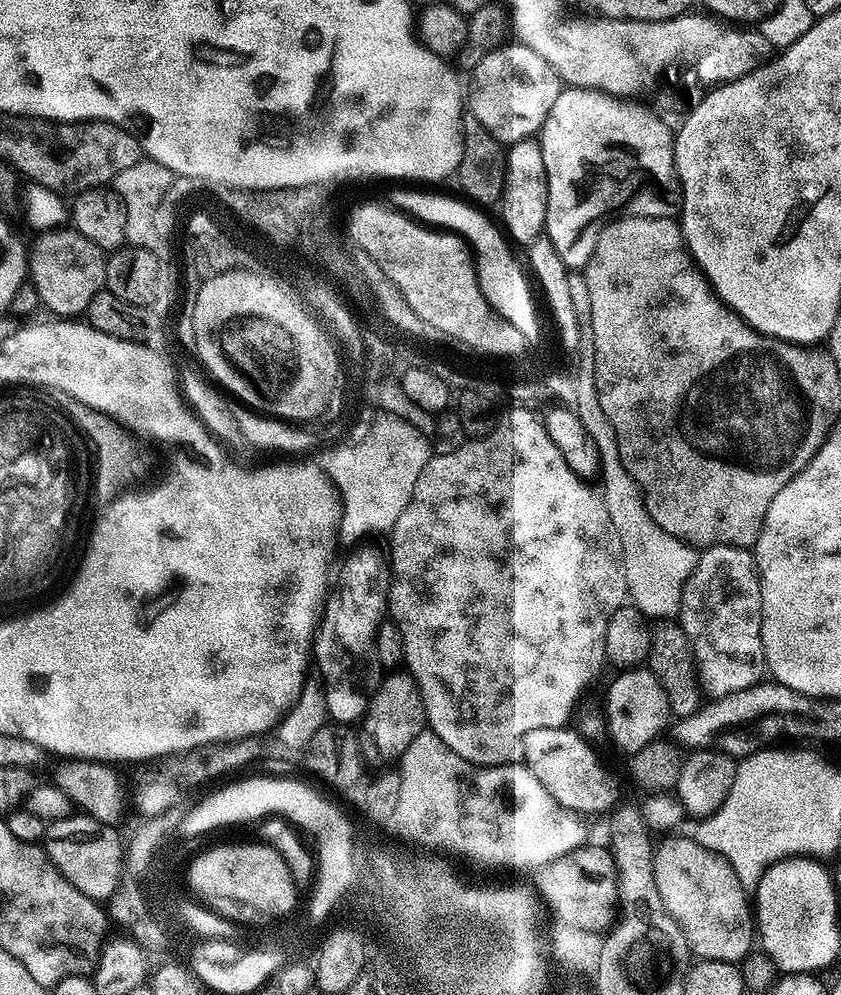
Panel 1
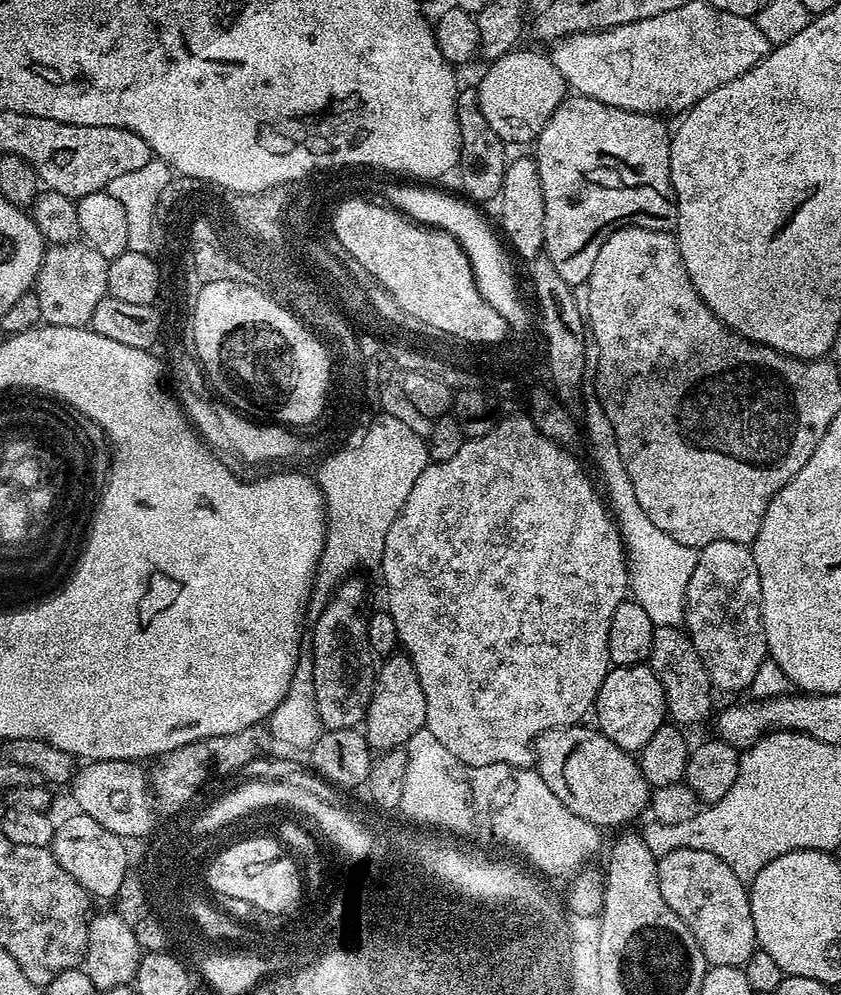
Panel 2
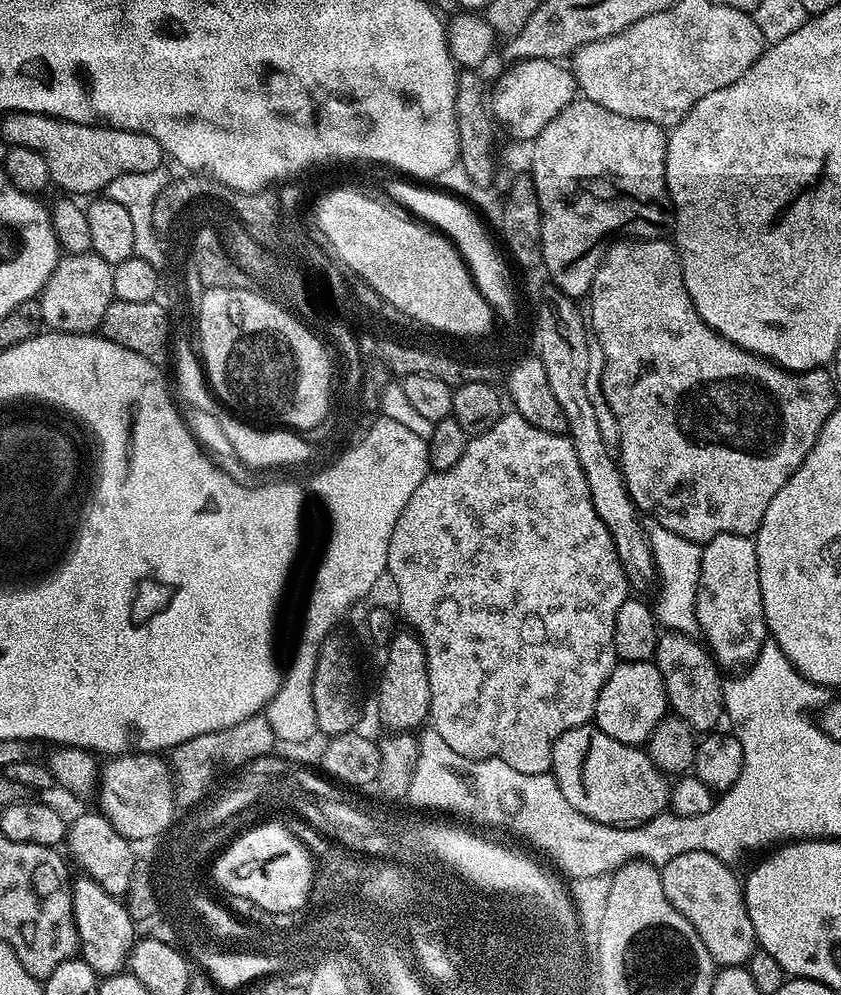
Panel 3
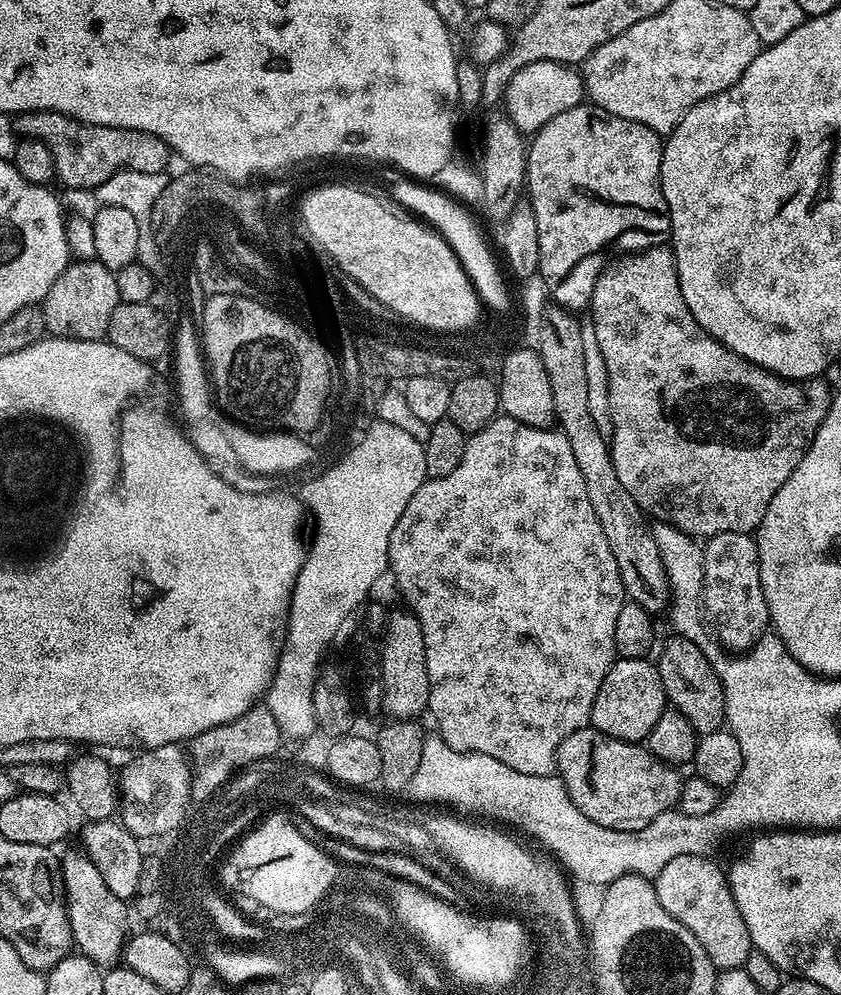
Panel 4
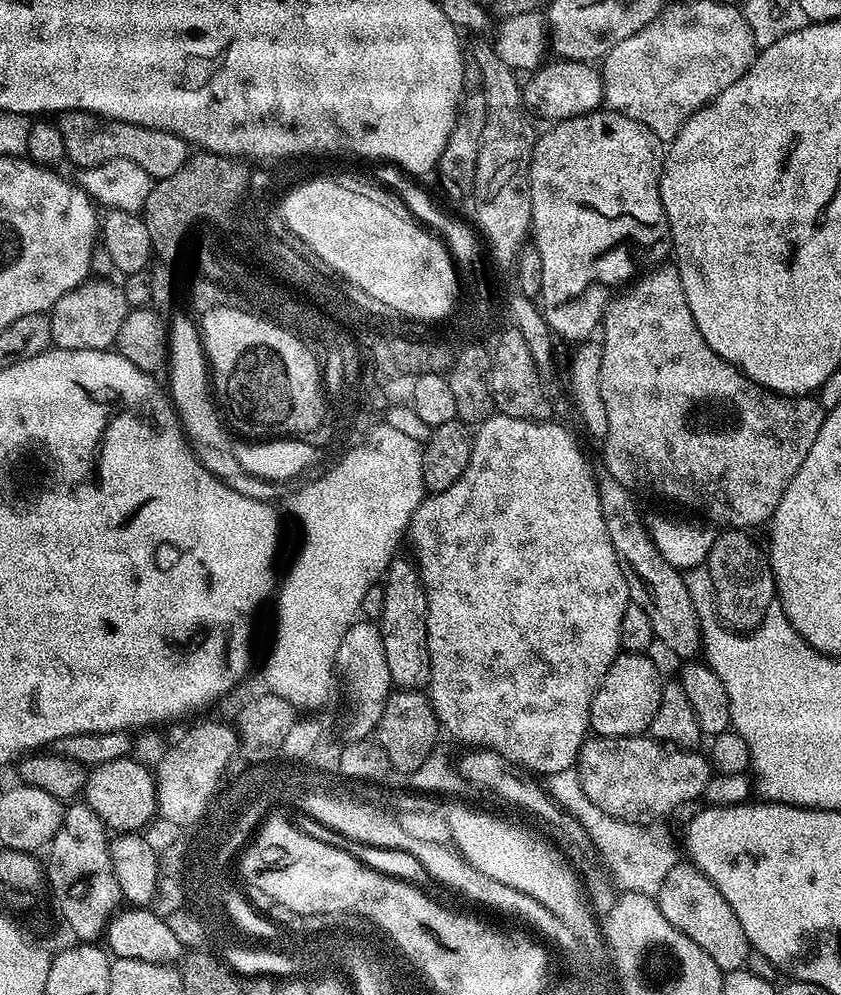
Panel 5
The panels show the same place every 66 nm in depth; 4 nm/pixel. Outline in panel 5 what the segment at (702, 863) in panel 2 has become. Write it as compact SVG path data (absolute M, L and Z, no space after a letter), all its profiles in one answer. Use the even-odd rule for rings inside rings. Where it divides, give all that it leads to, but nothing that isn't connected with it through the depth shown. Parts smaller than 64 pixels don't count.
M691 862L673 864L656 889L654 899L666 916L666 922L682 930L686 938L698 942L698 946L702 946L702 950L714 958L721 972L733 972L747 965L750 945L746 930L742 930L742 922L738 922L734 910L730 910L730 902L722 898L718 886L714 886L714 882L710 882L710 878L706 878L706 874L702 874Z

